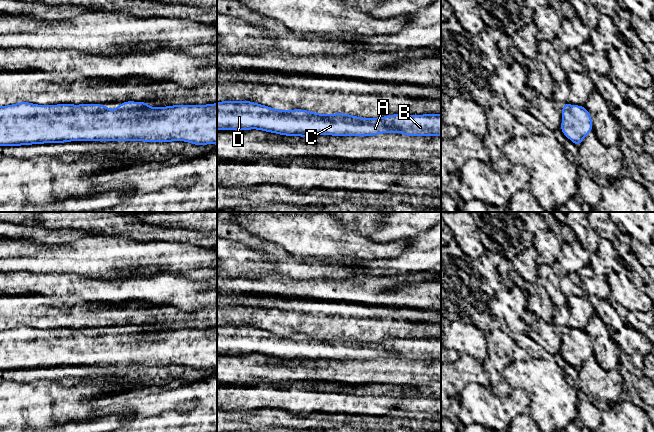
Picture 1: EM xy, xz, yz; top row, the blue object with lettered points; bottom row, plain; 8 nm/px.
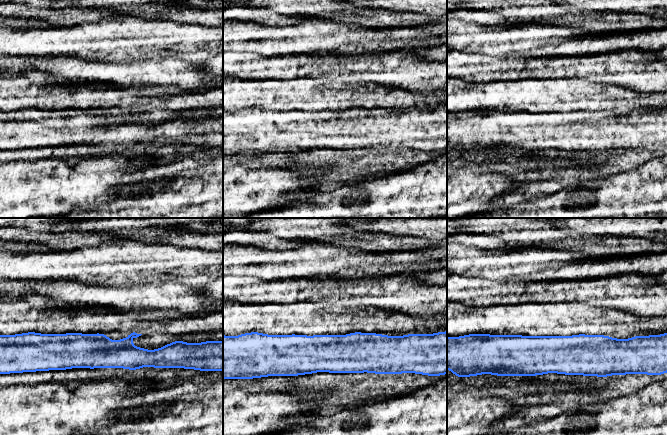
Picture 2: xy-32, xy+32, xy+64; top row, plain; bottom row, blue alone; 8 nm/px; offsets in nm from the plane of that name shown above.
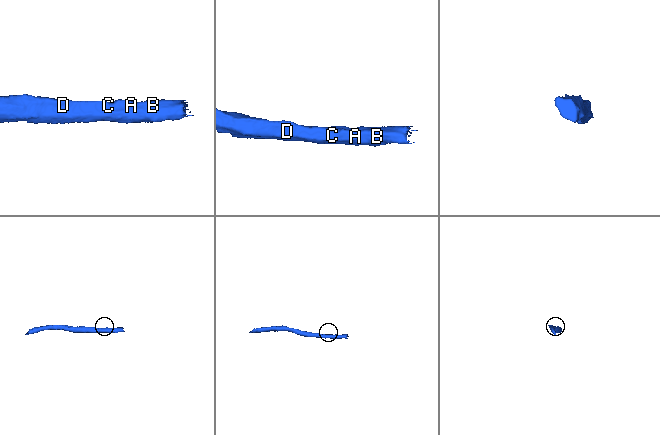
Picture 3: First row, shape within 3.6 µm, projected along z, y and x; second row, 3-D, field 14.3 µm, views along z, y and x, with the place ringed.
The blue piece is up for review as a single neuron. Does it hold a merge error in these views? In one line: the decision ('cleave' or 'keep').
keep

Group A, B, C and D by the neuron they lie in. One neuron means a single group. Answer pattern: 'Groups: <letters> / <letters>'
Groups: A B C D

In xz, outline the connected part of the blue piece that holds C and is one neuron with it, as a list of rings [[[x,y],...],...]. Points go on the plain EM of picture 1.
[[[252,325],[217,326],[217,354],[257,353],[284,360],[311,361],[331,360],[374,360],[397,355],[404,360],[439,360],[441,361],[441,338],[402,339],[392,338],[377,342],[356,341],[346,337],[319,338],[304,333],[278,334]]]

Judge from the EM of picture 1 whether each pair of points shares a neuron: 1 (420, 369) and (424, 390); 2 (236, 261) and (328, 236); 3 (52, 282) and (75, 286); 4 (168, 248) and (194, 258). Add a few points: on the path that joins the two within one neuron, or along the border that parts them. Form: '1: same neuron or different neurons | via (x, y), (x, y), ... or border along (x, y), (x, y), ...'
1: different neurons | border along (430, 383), (399, 384)
2: different neurons | border along (285, 253), (291, 256), (308, 257)
3: same neuron | via (58, 283), (69, 283)
4: same neuron | via (174, 254), (178, 258), (188, 258)

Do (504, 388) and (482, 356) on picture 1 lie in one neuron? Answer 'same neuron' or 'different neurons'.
different neurons

